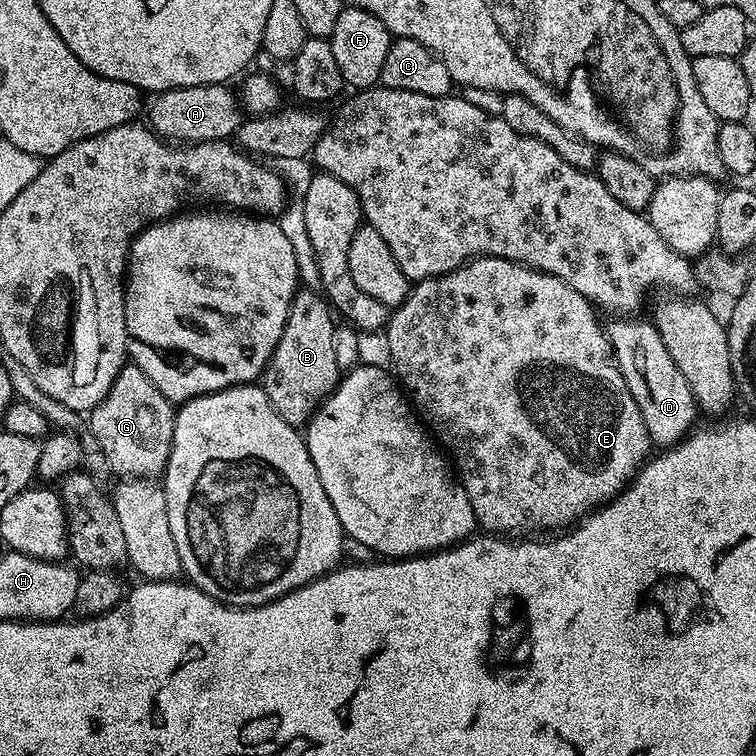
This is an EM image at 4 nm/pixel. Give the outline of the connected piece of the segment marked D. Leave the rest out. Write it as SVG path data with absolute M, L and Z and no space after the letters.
M640 318L613 319L616 321L606 328L608 341L612 343L622 378L626 378L630 394L634 394L634 402L638 402L642 422L646 422L653 445L661 449L671 448L680 443L697 423L696 399L690 386L686 386L686 378L682 378L682 370L678 370L674 358L670 358L670 350L666 350L666 342L662 342L655 324L647 319L636 319Z

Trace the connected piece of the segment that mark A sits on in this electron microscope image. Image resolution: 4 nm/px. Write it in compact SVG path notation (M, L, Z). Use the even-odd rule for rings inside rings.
M203 84L189 88L171 88L159 93L147 109L147 123L157 136L169 142L201 144L235 137L242 123L242 104L228 84Z

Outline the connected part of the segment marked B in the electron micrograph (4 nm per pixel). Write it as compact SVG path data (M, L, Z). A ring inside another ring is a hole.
M297 291L282 338L278 338L278 346L274 346L274 354L264 367L263 390L276 413L290 425L307 425L313 412L336 391L342 379L342 370L338 362L334 362L334 330L338 324L332 321L332 316L333 309L319 291Z

